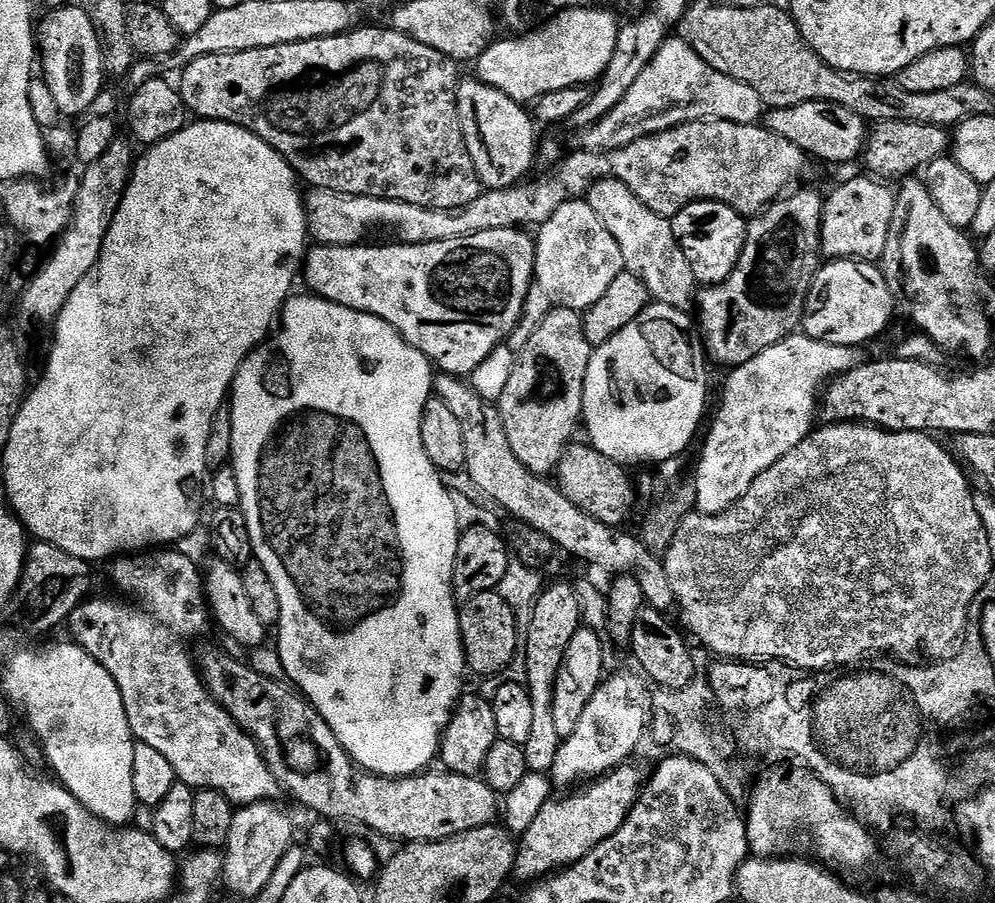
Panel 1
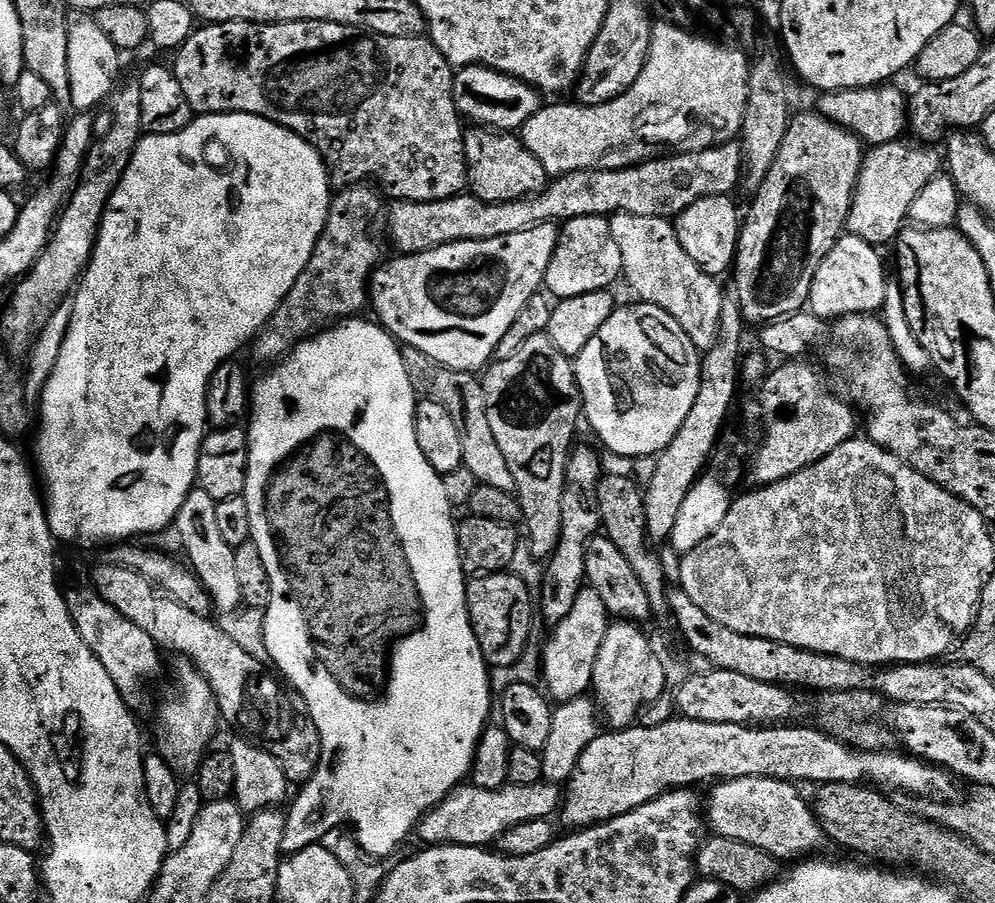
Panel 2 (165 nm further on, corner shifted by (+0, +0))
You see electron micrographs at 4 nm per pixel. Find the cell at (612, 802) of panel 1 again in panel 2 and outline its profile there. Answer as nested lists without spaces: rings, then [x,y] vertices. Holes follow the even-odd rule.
[[[673,718],[666,722],[662,722],[658,726],[633,726],[631,728],[622,728],[619,730],[604,730],[599,736],[594,738],[594,742],[590,742],[590,746],[586,746],[586,750],[582,750],[582,758],[578,762],[578,766],[574,770],[572,779],[567,781],[566,791],[562,796],[562,817],[569,824],[569,829],[572,830],[592,830],[595,829],[595,824],[601,826],[607,825],[613,820],[617,820],[619,816],[624,816],[628,812],[632,812],[638,806],[646,806],[646,802],[657,800],[662,794],[671,792],[678,788],[692,788],[696,784],[704,784],[707,780],[711,782],[719,782],[721,780],[737,780],[738,778],[754,778],[755,776],[765,776],[766,778],[778,778],[779,780],[791,780],[793,782],[801,782],[800,780],[809,780],[813,786],[822,784],[863,784],[865,786],[875,786],[880,790],[889,790],[893,788],[896,792],[909,792],[915,798],[931,798],[933,801],[955,801],[960,796],[961,785],[958,783],[957,777],[953,776],[946,768],[941,768],[939,764],[930,764],[926,760],[919,759],[911,754],[900,752],[888,752],[889,750],[861,750],[859,748],[849,748],[843,744],[841,740],[836,740],[827,732],[819,727],[813,728],[788,728],[792,726],[749,726],[747,724],[719,724],[718,722],[698,722],[697,720],[685,720],[683,718]]]

